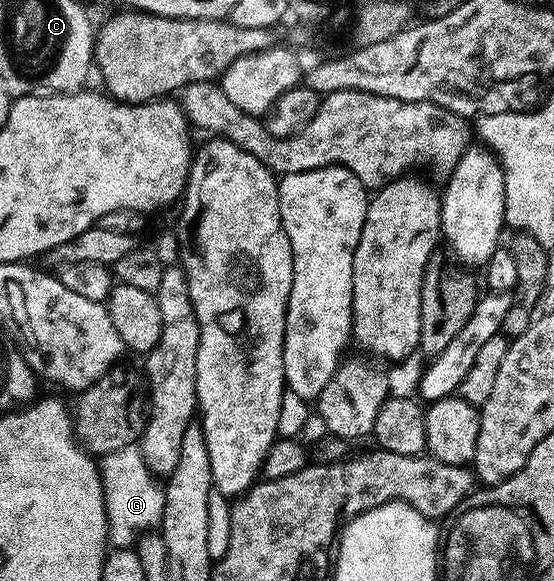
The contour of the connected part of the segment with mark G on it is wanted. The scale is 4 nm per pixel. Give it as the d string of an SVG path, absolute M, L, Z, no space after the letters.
M140 445L119 448L119 452L104 455L99 465L109 521L109 542L116 548L127 549L142 534L156 531L160 527L165 507L165 488L147 468Z

